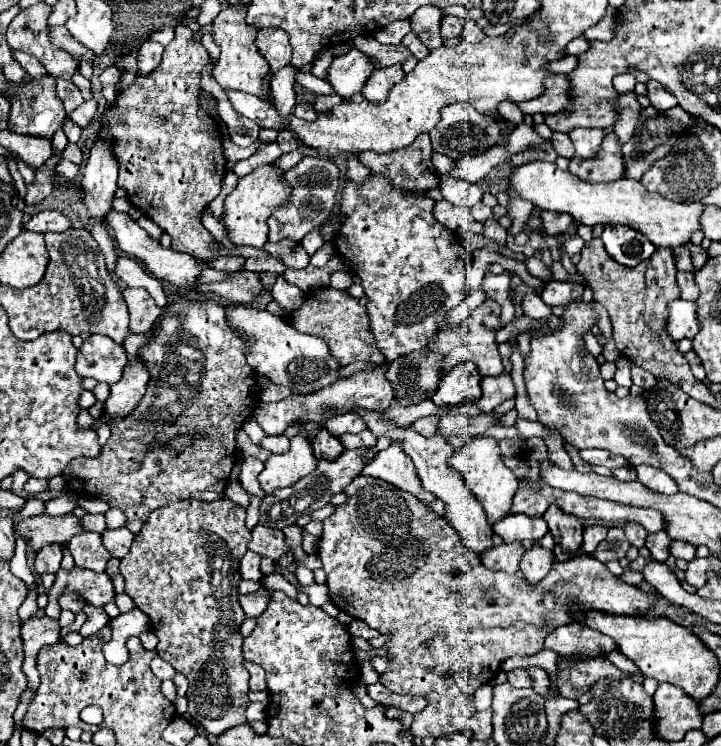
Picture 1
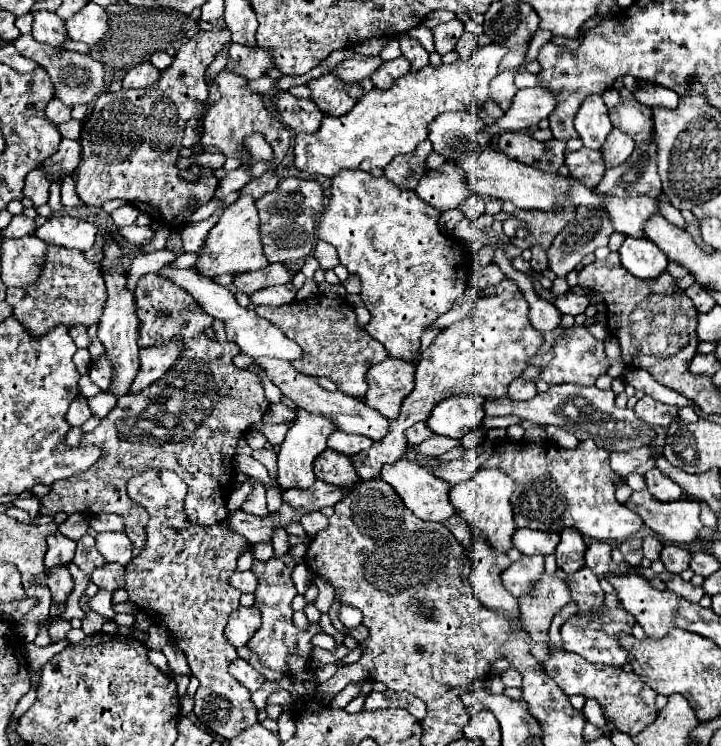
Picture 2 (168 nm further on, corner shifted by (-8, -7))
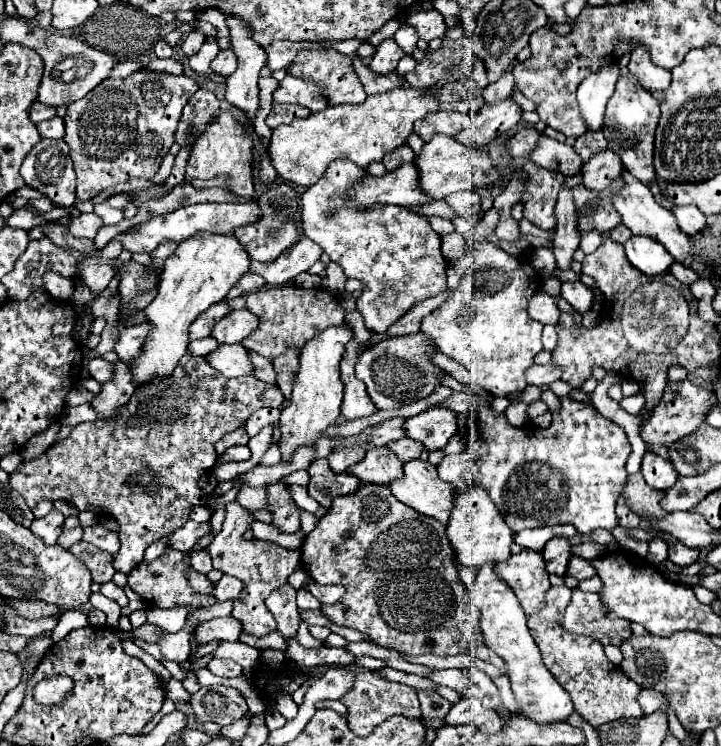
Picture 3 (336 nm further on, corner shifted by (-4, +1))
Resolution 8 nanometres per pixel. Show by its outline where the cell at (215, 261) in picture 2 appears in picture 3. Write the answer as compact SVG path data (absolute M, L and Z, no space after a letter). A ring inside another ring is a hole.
M201 234L201 238L189 238L189 242L177 246L165 260L157 298L145 308L145 322L151 330L139 356L129 364L135 386L165 380L173 374L177 362L187 352L191 322L211 304L221 302L237 278L249 270L249 264L249 256L241 250L241 244L233 240L233 234Z

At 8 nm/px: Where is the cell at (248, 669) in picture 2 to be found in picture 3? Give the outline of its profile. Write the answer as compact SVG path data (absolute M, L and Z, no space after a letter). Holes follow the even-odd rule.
M211 658L205 666L211 674L215 676L221 676L221 678L235 678L235 676L241 676L243 668L233 662L233 660L223 660L223 658Z

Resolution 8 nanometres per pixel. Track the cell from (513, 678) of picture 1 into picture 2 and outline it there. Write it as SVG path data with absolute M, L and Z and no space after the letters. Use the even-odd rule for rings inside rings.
M509 668L509 670L501 672L501 680L503 680L503 684L505 684L505 686L517 686L517 688L521 688L521 686L523 686L521 674L519 674L517 670L513 670L513 668Z

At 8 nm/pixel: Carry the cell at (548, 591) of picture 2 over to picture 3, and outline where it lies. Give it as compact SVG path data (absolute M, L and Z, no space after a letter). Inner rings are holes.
M551 586L547 592L547 606L527 618L527 626L541 650L547 670L569 692L575 712L593 728L611 720L641 716L641 706L637 704L637 694L641 688L633 680L625 678L621 668L615 668L615 664L607 660L603 644L595 638L571 634L563 628L563 614L569 600L571 590L567 586Z

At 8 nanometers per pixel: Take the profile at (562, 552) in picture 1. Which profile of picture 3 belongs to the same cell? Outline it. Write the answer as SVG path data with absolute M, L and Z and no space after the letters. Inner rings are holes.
M553 538L547 542L547 546L543 550L543 560L545 560L545 568L549 574L565 576L569 558L571 558L571 552L569 552L567 538Z

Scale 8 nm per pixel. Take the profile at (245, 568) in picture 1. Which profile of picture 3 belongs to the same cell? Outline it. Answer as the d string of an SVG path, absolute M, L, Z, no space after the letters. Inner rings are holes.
M225 576L213 588L213 596L217 602L235 600L239 592L241 592L241 582L237 582L235 578L225 578Z

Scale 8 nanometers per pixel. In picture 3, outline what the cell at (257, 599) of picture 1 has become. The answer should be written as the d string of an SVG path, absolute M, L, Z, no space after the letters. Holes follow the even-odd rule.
M231 616L215 618L215 620L209 620L209 622L203 622L195 628L195 640L199 644L207 644L211 640L237 642L239 634L241 634L241 622L237 622Z

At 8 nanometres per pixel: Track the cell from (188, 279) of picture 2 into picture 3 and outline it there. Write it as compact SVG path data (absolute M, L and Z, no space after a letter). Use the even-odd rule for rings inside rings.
M233 310L211 330L211 338L219 344L235 344L247 338L257 328L257 316L249 310Z

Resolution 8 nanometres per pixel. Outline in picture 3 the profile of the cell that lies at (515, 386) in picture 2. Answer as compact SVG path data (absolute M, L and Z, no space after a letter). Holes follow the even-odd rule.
M549 362L545 366L537 366L535 364L535 366L531 366L527 370L527 382L533 384L533 386L547 386L553 380L559 380L561 374L563 374L563 370L553 362Z

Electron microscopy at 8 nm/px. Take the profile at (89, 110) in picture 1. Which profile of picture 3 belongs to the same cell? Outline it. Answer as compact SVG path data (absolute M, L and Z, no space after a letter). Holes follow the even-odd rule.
M51 118L45 120L41 124L37 124L37 130L41 134L41 138L51 138L51 140L59 140L65 134L65 126L63 126L63 118Z

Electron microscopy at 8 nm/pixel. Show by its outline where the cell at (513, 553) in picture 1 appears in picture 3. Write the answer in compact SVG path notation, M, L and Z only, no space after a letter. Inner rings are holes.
M523 550L519 554L513 554L509 562L495 564L493 570L503 582L513 588L527 616L539 612L545 606L545 594L551 584L549 574L545 570L545 562L541 562L539 552Z

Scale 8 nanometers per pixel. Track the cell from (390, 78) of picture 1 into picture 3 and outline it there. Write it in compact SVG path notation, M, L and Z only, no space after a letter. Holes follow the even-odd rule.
M385 38L379 46L377 52L369 64L369 68L377 74L389 74L397 68L397 62L405 56L405 52L397 46L397 42L393 38Z

